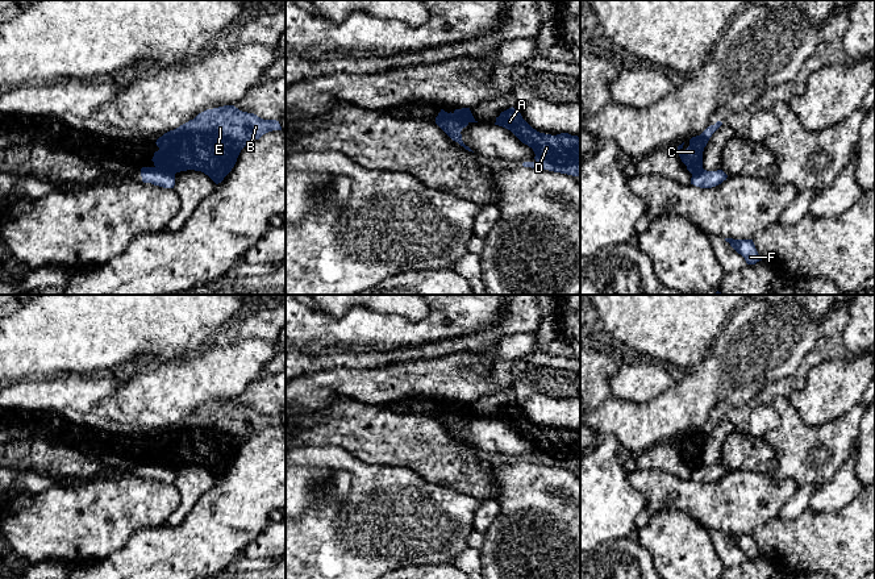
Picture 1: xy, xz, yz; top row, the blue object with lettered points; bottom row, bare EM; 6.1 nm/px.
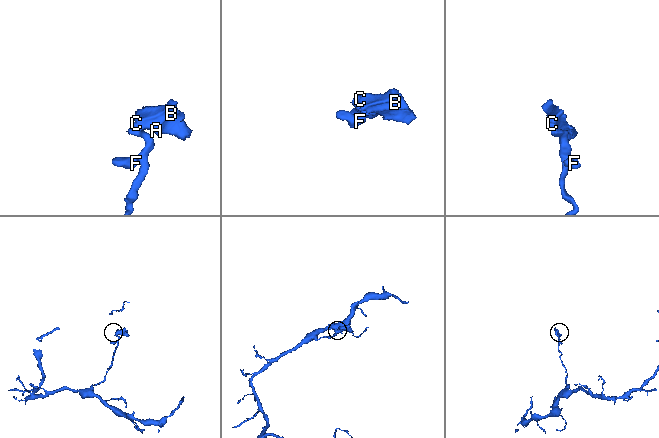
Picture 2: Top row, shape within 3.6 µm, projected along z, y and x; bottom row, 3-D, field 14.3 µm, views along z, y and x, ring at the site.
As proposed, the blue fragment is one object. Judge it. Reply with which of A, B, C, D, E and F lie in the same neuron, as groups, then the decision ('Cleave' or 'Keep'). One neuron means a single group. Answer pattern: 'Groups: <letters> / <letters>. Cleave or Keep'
Groups: A B C D E / F. Cleave

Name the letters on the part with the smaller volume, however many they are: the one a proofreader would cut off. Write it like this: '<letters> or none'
A, B, C, D, E

